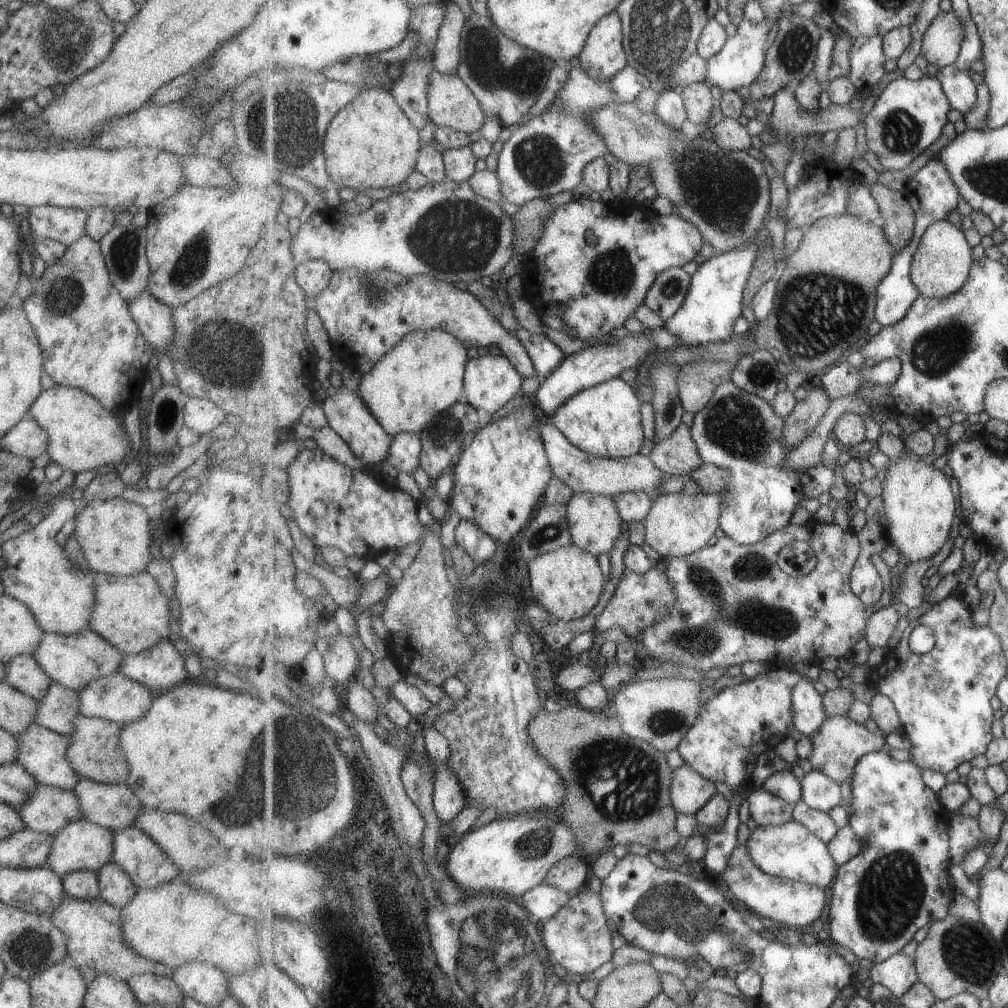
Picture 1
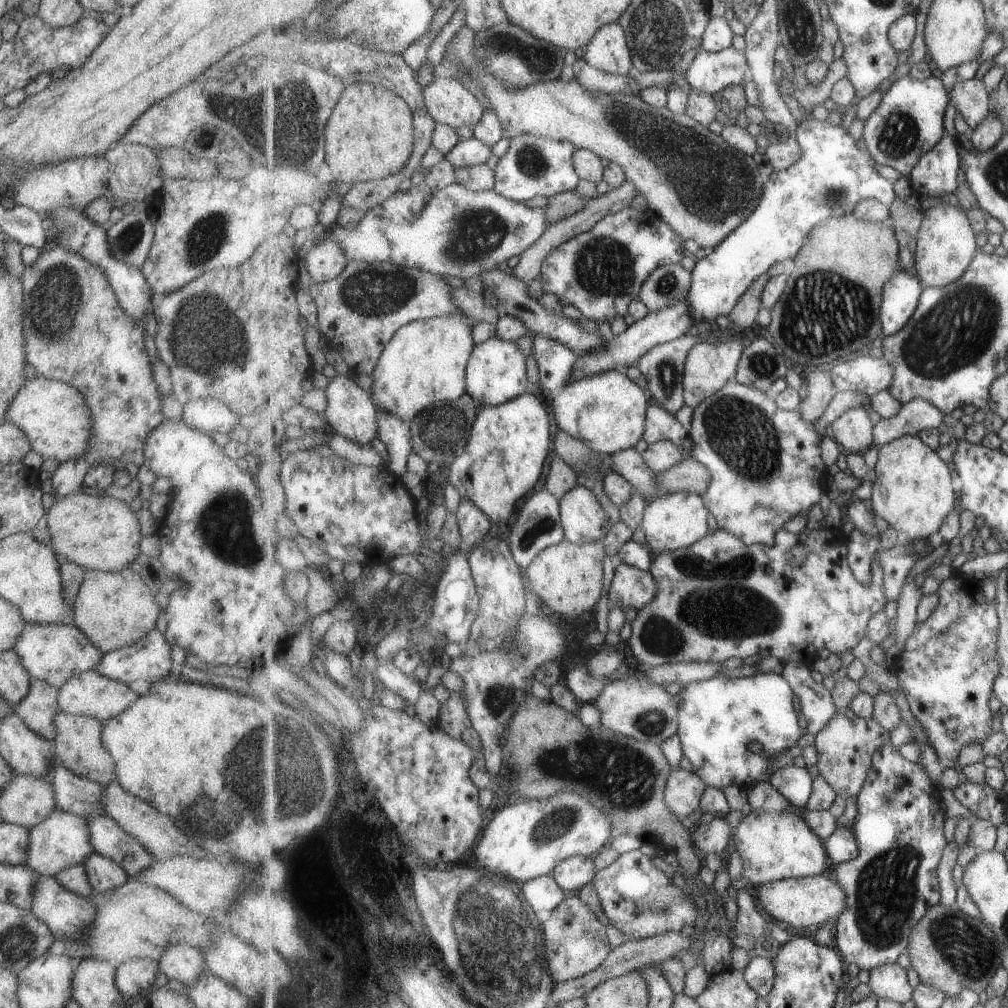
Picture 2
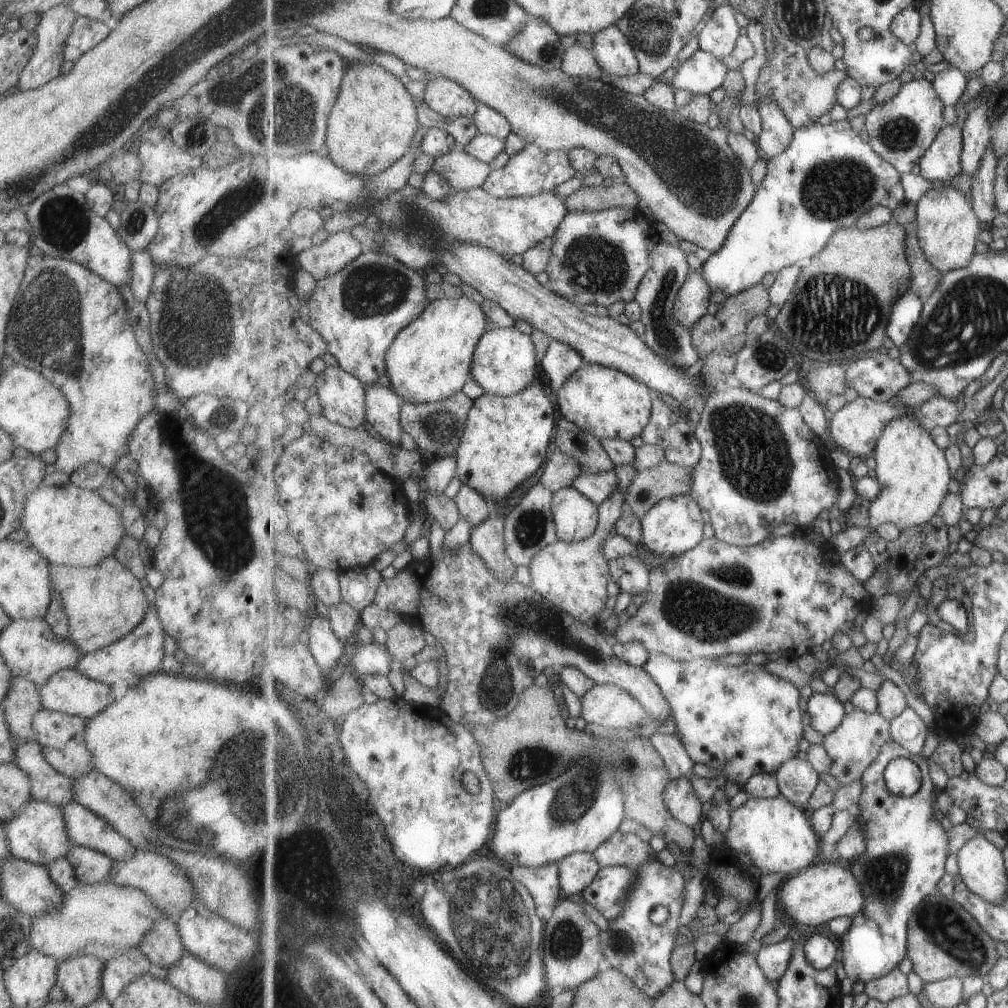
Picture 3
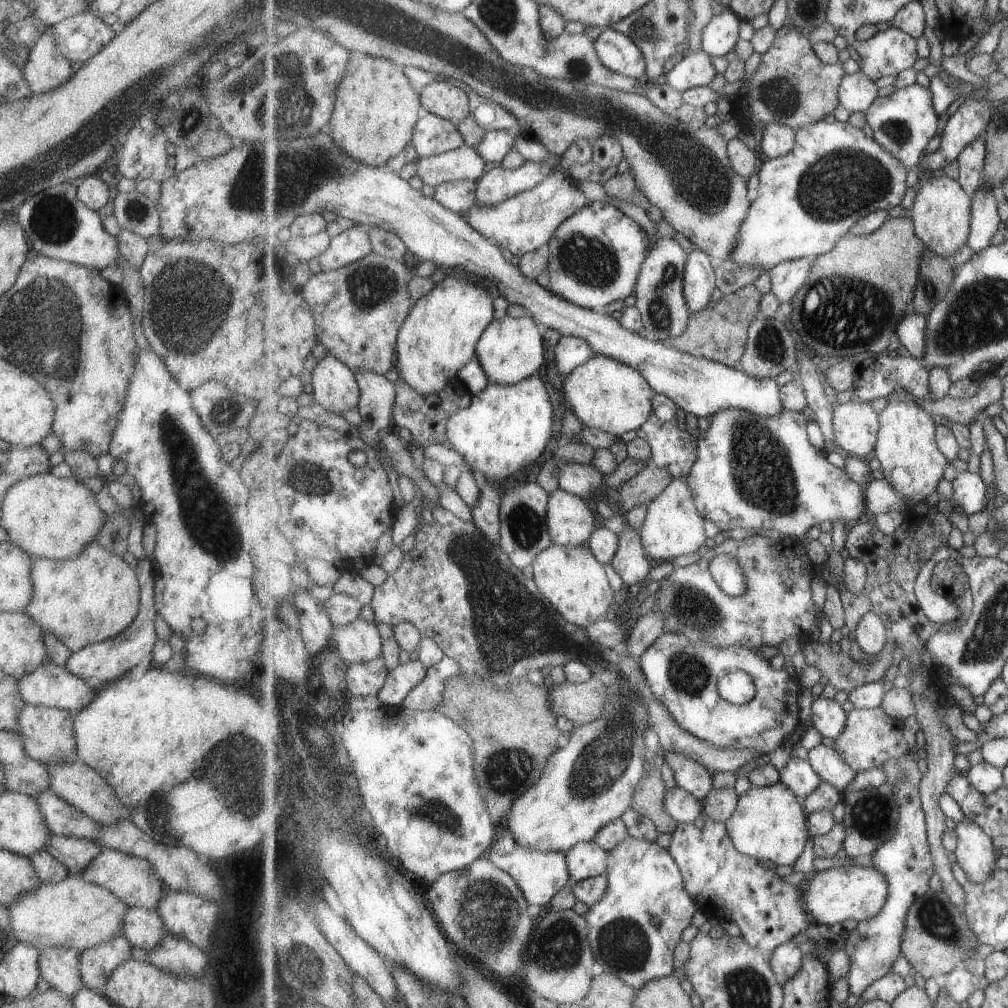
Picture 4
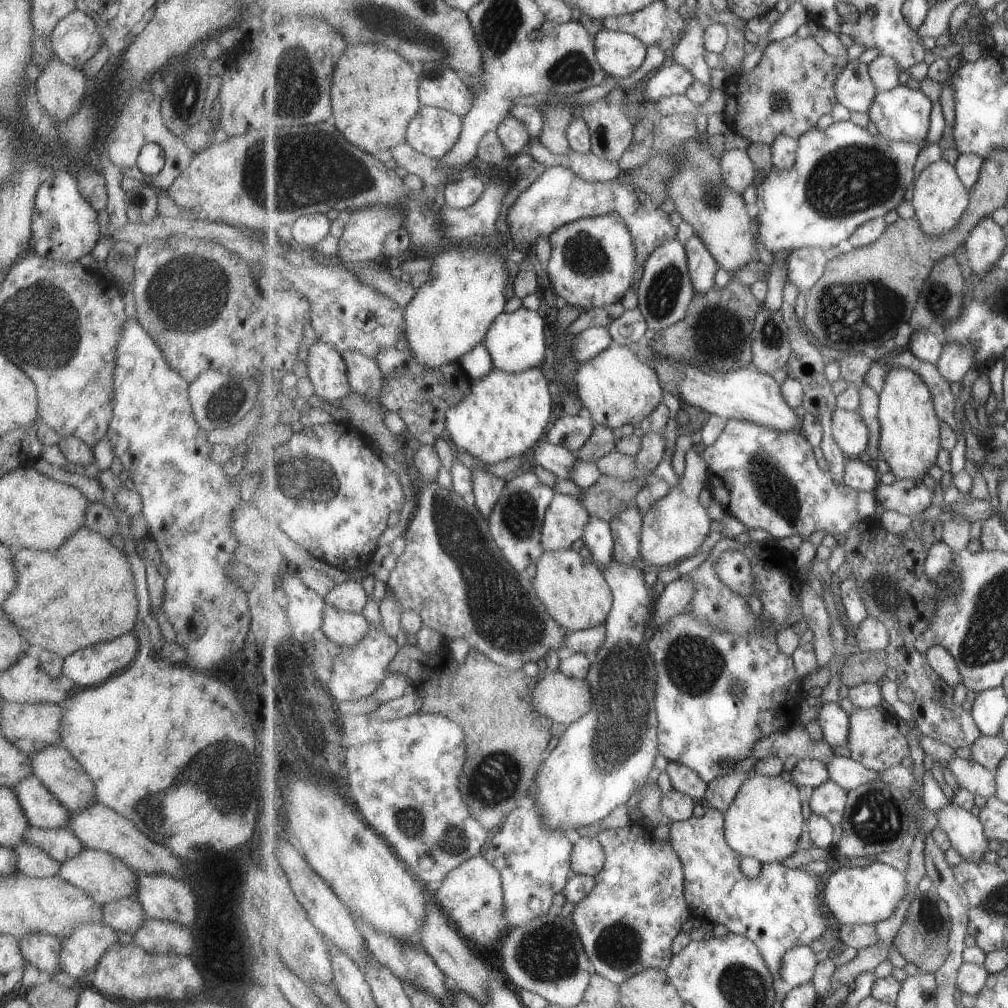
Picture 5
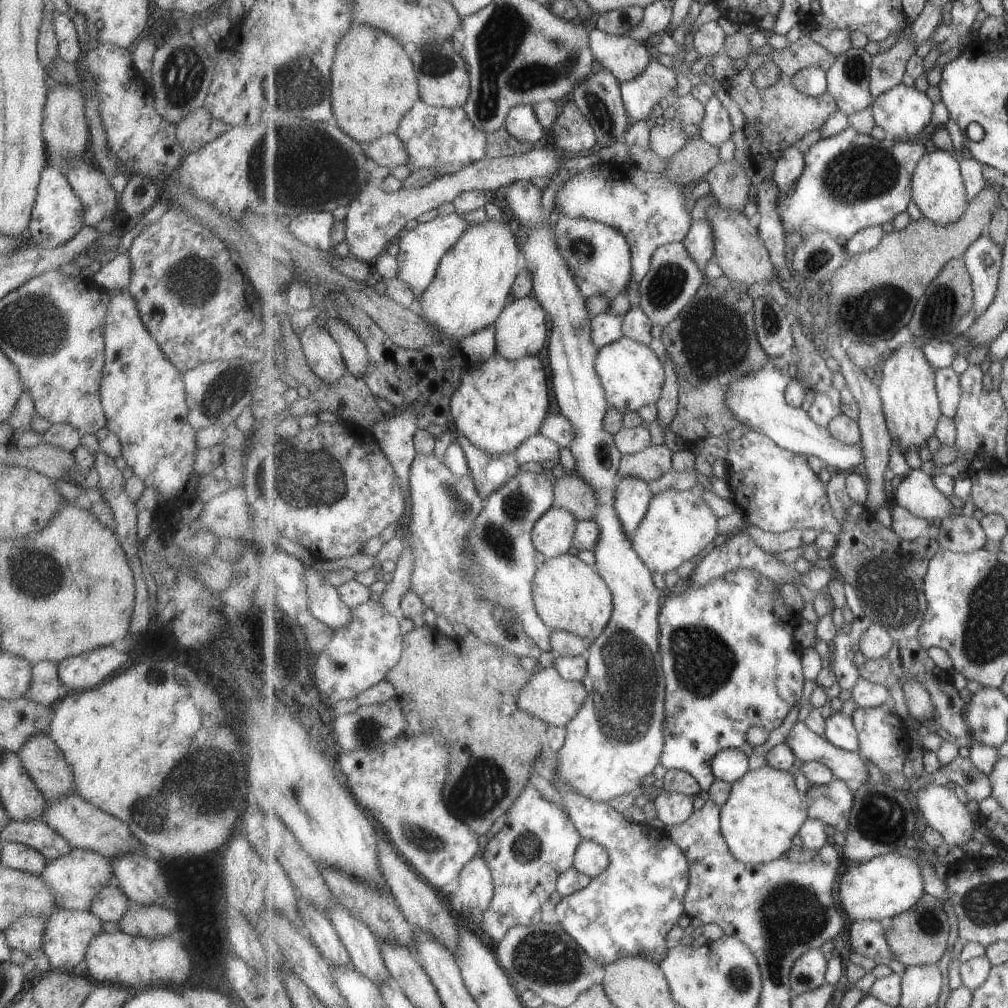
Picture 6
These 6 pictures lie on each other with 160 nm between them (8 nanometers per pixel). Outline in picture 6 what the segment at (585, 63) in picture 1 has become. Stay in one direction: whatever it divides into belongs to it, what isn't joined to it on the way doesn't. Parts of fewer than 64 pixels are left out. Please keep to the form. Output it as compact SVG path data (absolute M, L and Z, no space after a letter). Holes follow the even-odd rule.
M599 28L590 32L598 66L609 69L621 83L636 79L655 56L645 43L627 35L609 34Z

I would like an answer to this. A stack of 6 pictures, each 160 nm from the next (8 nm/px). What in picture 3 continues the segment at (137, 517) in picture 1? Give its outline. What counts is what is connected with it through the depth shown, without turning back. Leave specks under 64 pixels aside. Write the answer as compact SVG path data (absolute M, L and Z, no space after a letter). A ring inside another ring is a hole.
M69 482L65 487L42 486L33 490L25 498L19 528L26 535L27 543L41 558L45 558L50 565L66 565L71 567L97 566L103 558L113 556L117 544L121 542L121 536L125 534L121 526L121 516L113 506L109 505L98 492L84 490Z

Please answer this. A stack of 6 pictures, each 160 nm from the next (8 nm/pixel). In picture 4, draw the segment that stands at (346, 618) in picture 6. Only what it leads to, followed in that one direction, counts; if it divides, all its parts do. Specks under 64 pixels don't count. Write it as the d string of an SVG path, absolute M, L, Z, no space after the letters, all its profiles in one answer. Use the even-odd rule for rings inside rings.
M360 618L337 627L333 636L333 649L347 665L379 659L384 654L383 645L375 622Z

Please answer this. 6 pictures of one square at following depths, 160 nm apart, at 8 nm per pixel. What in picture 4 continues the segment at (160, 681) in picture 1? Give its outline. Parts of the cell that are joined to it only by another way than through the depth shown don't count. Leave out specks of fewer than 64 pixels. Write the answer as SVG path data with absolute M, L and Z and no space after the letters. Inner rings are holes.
M149 557L137 561L135 574L139 587L139 612L135 615L133 622L126 626L118 635L113 638L84 646L78 651L73 651L64 662L64 667L75 676L87 680L87 678L97 678L103 684L109 684L128 674L130 668L133 668L146 655L151 654L153 645L158 639L155 634L154 620L156 610L154 605L154 577L155 567Z

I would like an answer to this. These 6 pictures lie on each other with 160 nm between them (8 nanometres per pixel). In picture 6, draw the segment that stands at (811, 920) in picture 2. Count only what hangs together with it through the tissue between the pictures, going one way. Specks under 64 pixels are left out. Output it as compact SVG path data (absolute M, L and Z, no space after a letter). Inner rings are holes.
M901 850L879 855L873 860L859 863L842 875L838 896L850 923L858 920L880 921L893 918L913 908L925 896L923 872L916 860L901 854Z

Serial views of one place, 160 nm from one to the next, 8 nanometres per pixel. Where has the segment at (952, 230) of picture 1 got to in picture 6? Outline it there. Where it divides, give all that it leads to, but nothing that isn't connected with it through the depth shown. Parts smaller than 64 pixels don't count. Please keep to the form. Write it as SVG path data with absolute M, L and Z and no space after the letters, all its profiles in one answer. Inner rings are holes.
M939 148L926 153L913 174L913 201L925 217L939 226L949 226L957 222L965 214L970 203L960 161L955 154Z

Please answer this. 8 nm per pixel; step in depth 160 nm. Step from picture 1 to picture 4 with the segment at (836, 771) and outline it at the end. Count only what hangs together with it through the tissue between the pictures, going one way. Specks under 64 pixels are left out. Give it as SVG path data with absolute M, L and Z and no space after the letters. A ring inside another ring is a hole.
M881 706L874 709L853 708L848 713L845 730L834 739L834 749L858 772L887 767L893 759L909 752L905 730L901 721L887 714Z

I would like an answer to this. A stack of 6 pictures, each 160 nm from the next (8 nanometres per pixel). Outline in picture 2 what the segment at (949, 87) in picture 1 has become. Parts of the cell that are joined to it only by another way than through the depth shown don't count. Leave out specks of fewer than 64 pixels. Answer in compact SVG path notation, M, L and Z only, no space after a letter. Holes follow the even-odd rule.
M971 79L955 84L950 90L950 98L971 130L979 126L991 111L991 92L982 80Z

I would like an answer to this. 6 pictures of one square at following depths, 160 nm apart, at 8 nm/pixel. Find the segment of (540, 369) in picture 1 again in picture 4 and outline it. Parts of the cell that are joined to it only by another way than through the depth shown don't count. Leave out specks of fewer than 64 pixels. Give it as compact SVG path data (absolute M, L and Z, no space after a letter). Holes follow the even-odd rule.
M563 337L554 346L553 363L560 377L572 372L588 360L597 356L590 344L577 337Z

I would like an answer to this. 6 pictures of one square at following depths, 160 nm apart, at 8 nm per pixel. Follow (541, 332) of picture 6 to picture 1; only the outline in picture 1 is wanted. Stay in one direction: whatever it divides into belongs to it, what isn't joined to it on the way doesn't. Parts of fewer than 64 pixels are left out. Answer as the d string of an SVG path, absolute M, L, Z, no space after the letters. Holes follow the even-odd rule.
M481 352L476 359L471 359L466 366L466 375L464 376L463 401L465 404L475 408L487 411L491 414L497 414L499 408L503 408L511 398L522 390L524 378L515 370L515 366L505 355L491 356L489 353Z

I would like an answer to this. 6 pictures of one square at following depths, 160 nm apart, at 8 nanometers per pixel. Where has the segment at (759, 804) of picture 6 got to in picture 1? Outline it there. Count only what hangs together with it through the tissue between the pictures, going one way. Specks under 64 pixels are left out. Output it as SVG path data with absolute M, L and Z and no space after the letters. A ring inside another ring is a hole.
M793 820L776 827L757 826L750 834L747 844L753 860L770 875L821 888L827 888L836 880L837 863L832 857L829 845L800 822Z

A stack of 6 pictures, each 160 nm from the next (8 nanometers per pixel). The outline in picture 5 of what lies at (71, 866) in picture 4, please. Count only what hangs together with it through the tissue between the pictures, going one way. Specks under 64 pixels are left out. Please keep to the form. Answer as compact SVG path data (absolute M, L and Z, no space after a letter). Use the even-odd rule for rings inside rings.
M28 826L24 832L23 842L44 850L58 863L64 863L79 854L81 849L85 849L81 841L68 828L40 829Z

